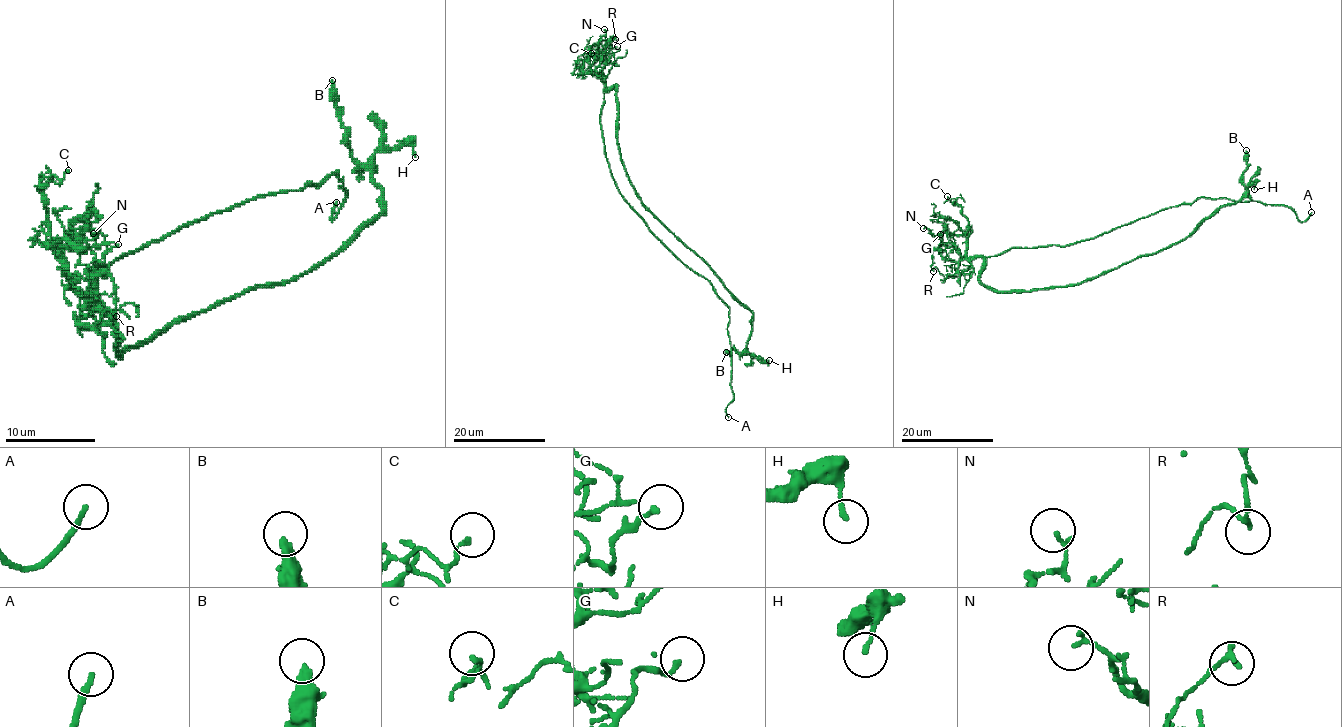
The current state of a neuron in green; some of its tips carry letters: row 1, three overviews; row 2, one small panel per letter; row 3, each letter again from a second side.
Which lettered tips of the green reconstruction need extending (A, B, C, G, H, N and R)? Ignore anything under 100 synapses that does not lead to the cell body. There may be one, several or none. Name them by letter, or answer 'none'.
A

